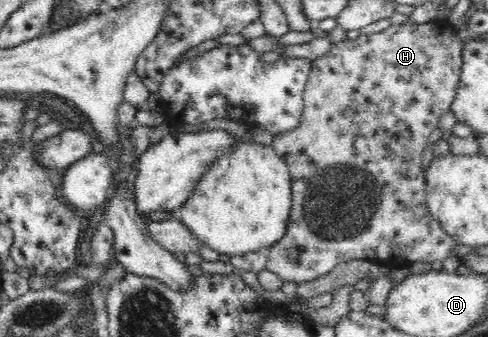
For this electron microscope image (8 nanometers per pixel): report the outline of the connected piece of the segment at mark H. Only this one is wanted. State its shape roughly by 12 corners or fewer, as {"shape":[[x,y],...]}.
{"shape":[[447,20],[312,60],[266,270],[442,262],[423,150],[457,96]]}

